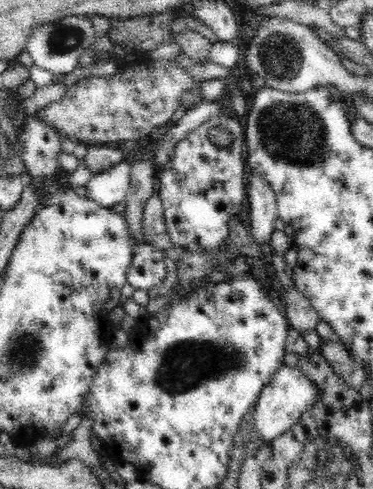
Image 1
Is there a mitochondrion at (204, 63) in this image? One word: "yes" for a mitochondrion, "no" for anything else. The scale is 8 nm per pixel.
no

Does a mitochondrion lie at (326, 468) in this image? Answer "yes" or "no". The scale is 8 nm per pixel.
yes

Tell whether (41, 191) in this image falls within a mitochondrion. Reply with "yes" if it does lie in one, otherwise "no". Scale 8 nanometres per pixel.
no

